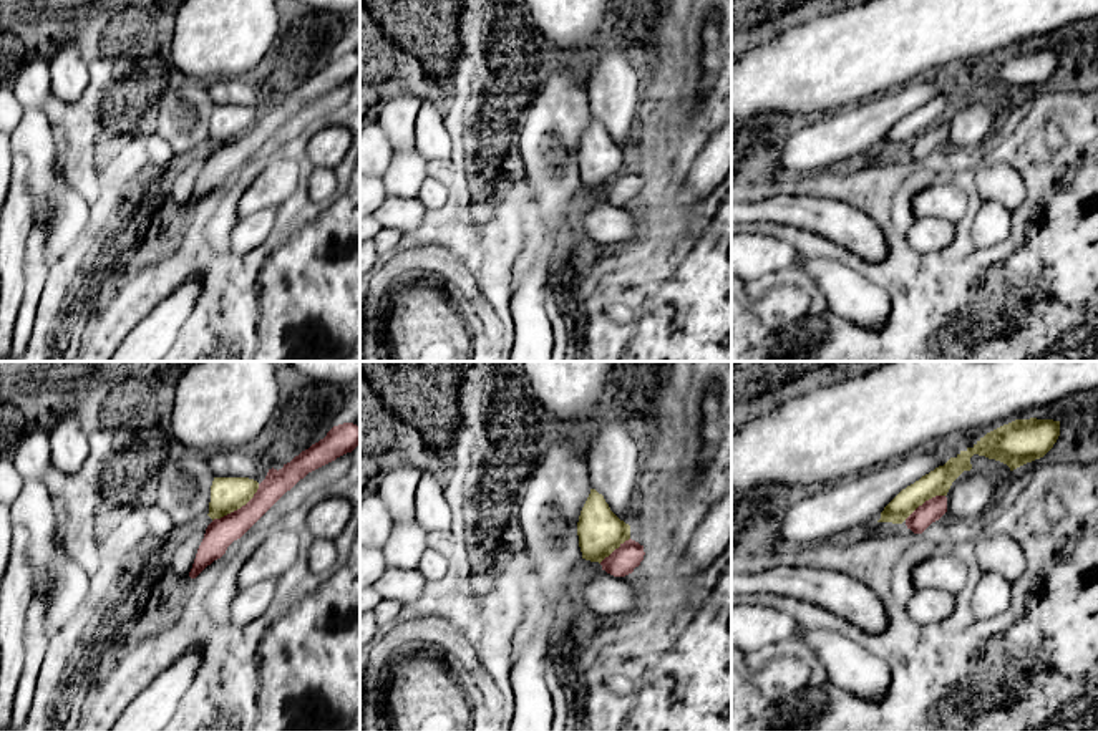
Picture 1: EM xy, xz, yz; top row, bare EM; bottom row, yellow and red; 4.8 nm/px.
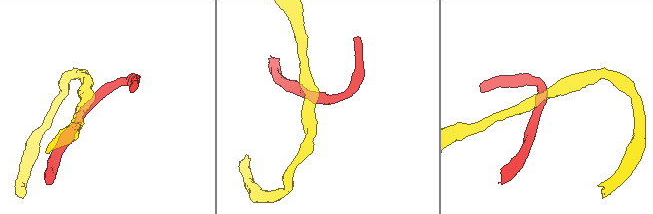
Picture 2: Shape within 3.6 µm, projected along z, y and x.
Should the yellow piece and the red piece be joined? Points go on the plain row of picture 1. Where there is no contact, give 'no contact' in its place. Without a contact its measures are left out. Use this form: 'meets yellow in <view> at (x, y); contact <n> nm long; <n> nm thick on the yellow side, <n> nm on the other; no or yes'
meets yellow in xy at (238, 136); contact 300 nm long; 170 nm thick on the yellow side, 140 nm on the other; no

